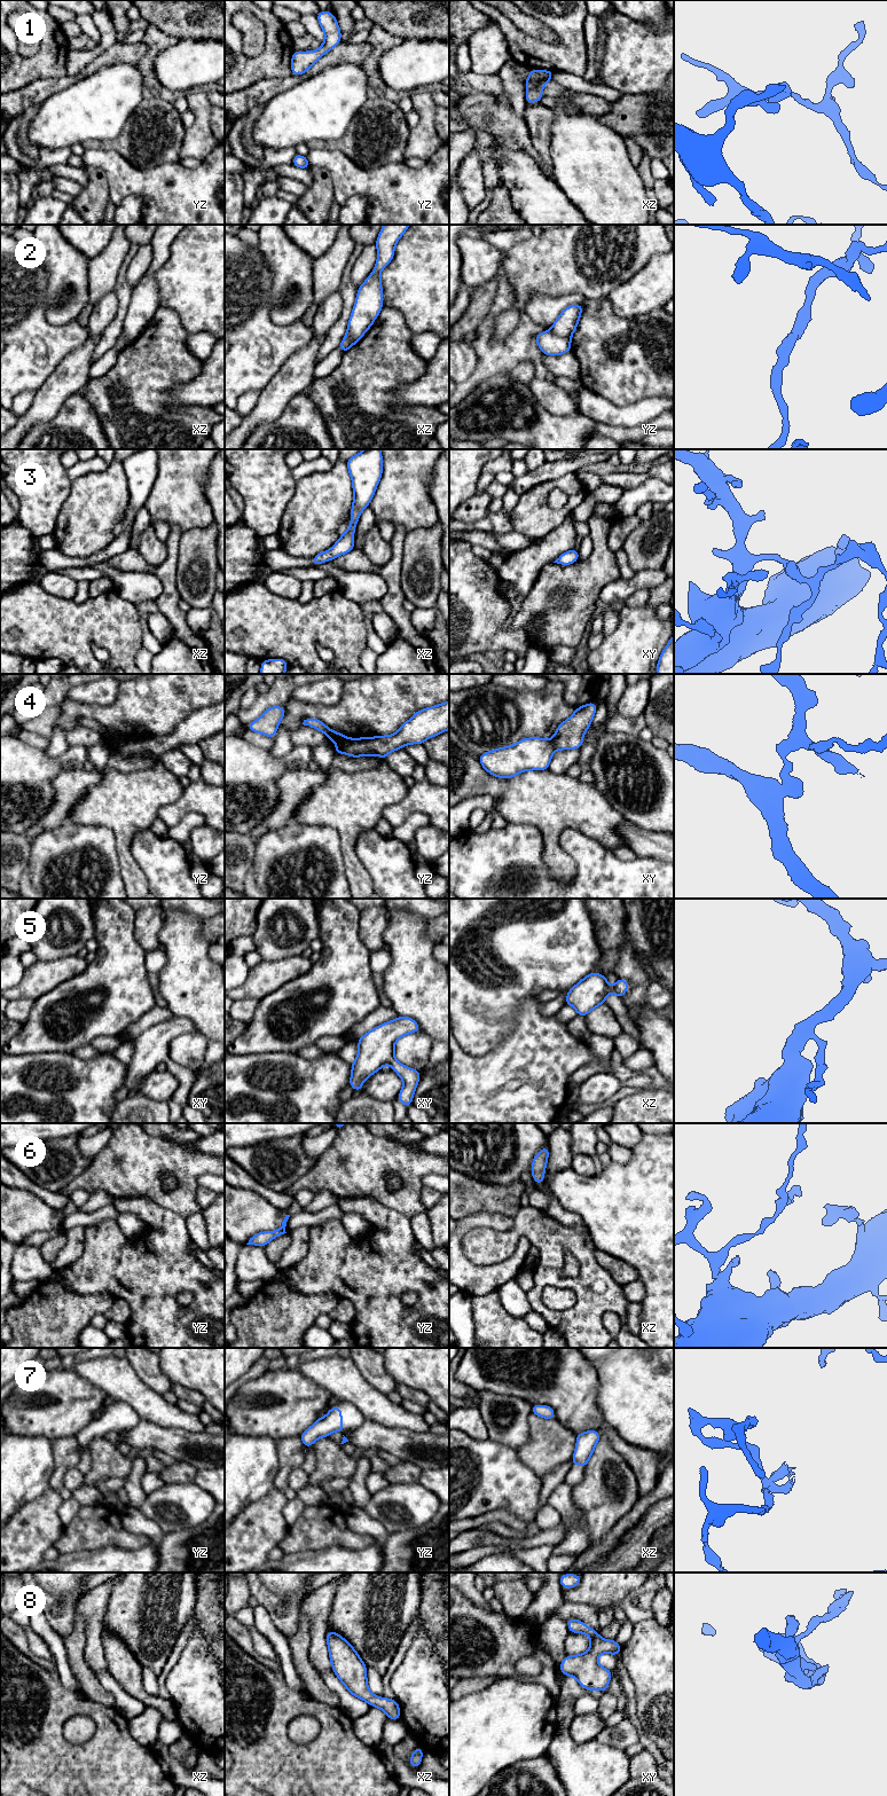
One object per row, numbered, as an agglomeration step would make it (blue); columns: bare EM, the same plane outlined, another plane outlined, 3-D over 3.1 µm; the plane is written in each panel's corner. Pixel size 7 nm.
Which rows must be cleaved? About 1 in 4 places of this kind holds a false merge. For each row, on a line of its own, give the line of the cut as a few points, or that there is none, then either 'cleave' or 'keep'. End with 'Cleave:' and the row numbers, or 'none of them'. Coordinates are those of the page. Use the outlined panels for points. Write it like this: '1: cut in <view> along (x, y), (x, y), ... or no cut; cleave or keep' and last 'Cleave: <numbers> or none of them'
1: no cut; keep
2: cut in yz along (550, 330), (568, 339); cleave
3: no cut; keep
4: cut in yz along (352, 739), (337, 744); cleave
5: no cut; keep
6: no cut; keep
7: no cut; keep
8: no cut; keep
Cleave: 2, 4

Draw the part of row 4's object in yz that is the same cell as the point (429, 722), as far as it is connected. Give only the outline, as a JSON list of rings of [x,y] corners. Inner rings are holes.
[[[449,700],[437,706],[427,707],[416,712],[410,720],[405,722],[394,735],[390,736],[375,736],[370,738],[352,739],[347,744],[337,744],[336,755],[346,753],[352,758],[362,755],[371,756],[378,755],[384,760],[390,752],[400,750],[409,744],[423,744],[426,739],[434,737],[449,729]]]

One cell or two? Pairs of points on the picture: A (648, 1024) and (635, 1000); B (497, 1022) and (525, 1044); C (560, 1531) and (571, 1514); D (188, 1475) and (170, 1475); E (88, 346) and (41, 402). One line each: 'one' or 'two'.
A: two
B: two
C: two
D: one
E: one

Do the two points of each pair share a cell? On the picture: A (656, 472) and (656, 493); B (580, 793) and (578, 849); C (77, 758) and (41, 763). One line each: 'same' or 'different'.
A: different
B: different
C: same

